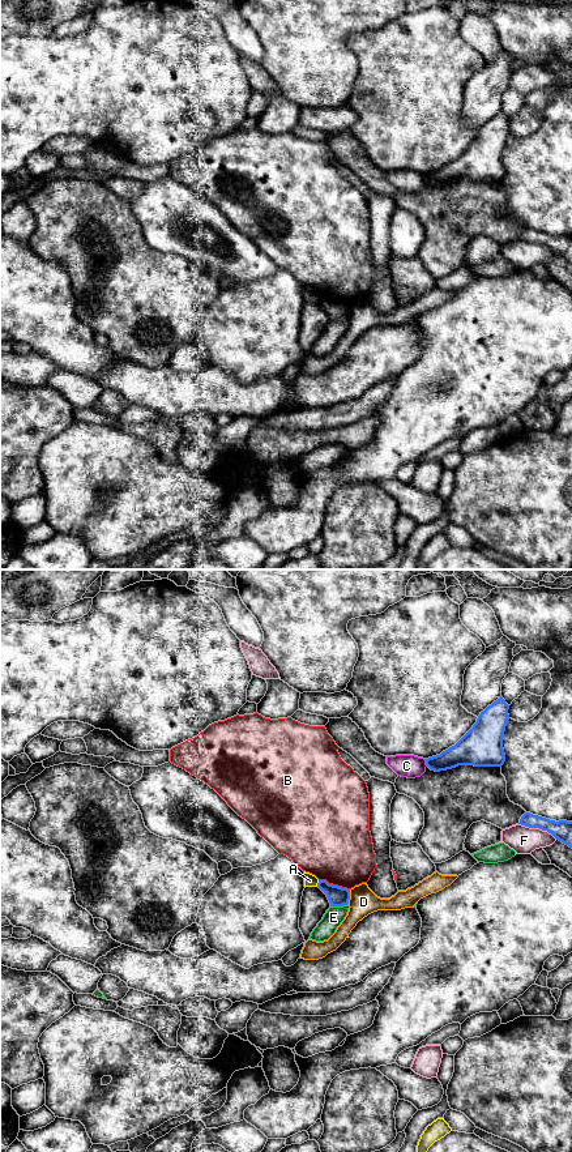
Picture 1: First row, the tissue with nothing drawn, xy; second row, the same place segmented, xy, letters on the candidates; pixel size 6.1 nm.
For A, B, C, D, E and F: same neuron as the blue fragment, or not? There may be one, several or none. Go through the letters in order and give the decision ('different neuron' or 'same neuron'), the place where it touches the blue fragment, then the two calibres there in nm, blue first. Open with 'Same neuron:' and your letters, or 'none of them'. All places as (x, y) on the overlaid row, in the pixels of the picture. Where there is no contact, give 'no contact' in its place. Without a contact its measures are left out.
Same neuron: none of them
A: different neuron; meets blue in xy at (317, 883); 120 nm thick on the blue side, 80 nm on the other
B: different neuron; meets blue in xy at (334, 886); 120 nm thick on the blue side, 440 nm on the other
C: different neuron; meets blue in xy at (426, 763); 160 nm thick on the blue side, 140 nm on the other
D: different neuron; meets blue in xy at (349, 896); 120 nm thick on the blue side, 170 nm on the other
E: different neuron; meets blue in xy at (338, 905); 120 nm thick on the blue side, 120 nm on the other
F: different neuron; meets blue in xy at (538, 827); 120 nm thick on the blue side, 170 nm on the other

